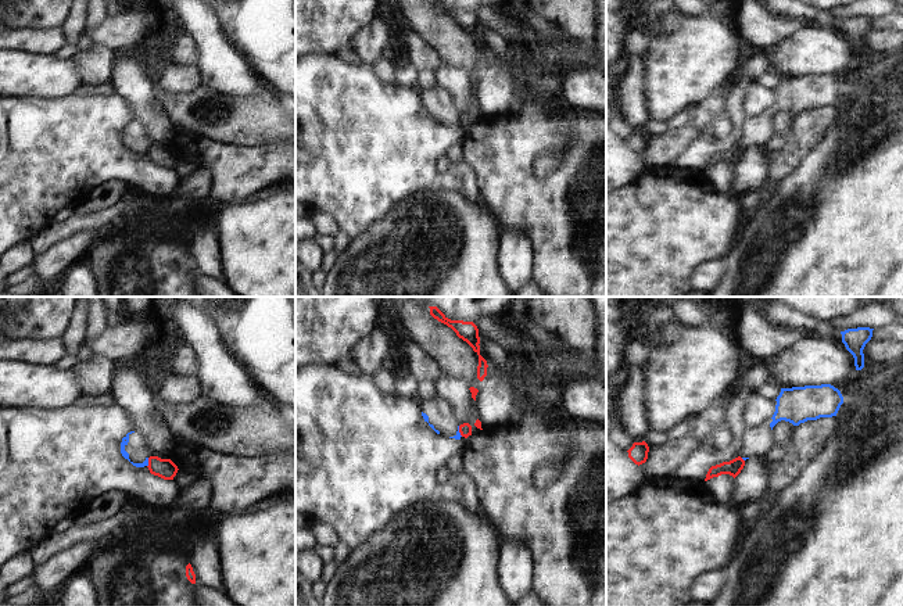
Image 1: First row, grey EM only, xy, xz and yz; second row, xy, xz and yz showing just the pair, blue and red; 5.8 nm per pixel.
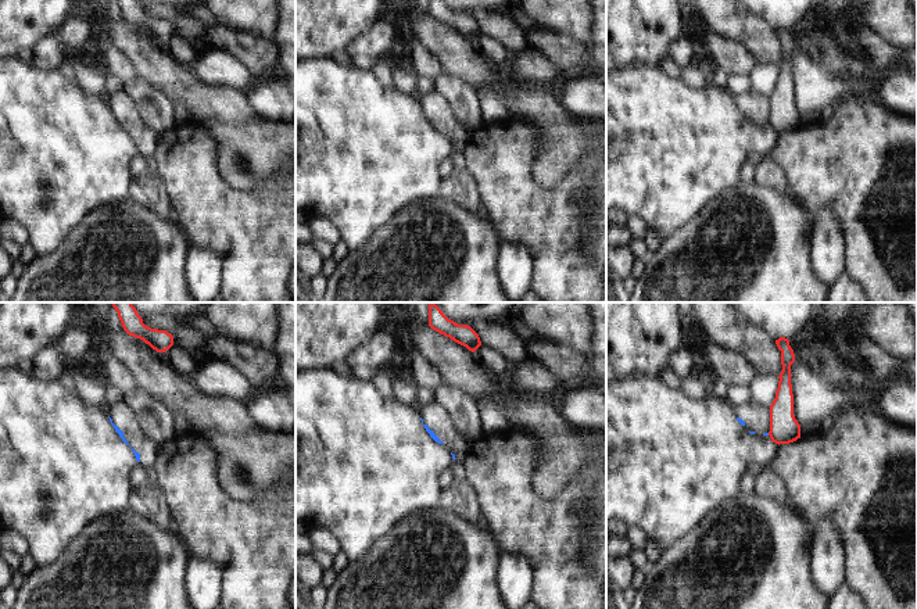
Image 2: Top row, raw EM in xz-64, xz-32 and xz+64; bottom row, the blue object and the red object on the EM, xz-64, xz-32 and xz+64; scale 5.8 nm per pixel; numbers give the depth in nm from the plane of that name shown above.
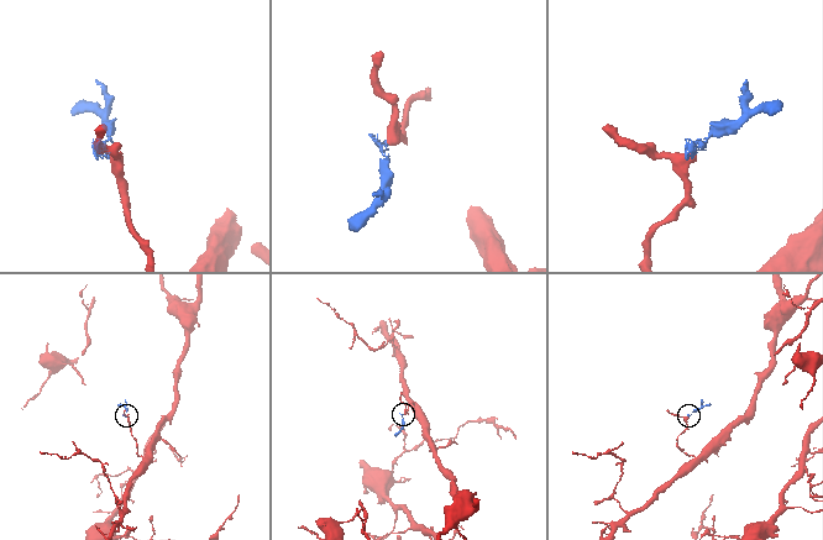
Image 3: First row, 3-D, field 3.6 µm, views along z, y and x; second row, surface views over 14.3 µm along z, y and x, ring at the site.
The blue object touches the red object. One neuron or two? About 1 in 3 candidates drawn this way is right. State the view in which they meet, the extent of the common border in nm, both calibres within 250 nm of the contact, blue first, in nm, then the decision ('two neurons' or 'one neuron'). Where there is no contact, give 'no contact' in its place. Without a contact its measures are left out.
xy | 60 nm | 50/120 nm | two neurons

